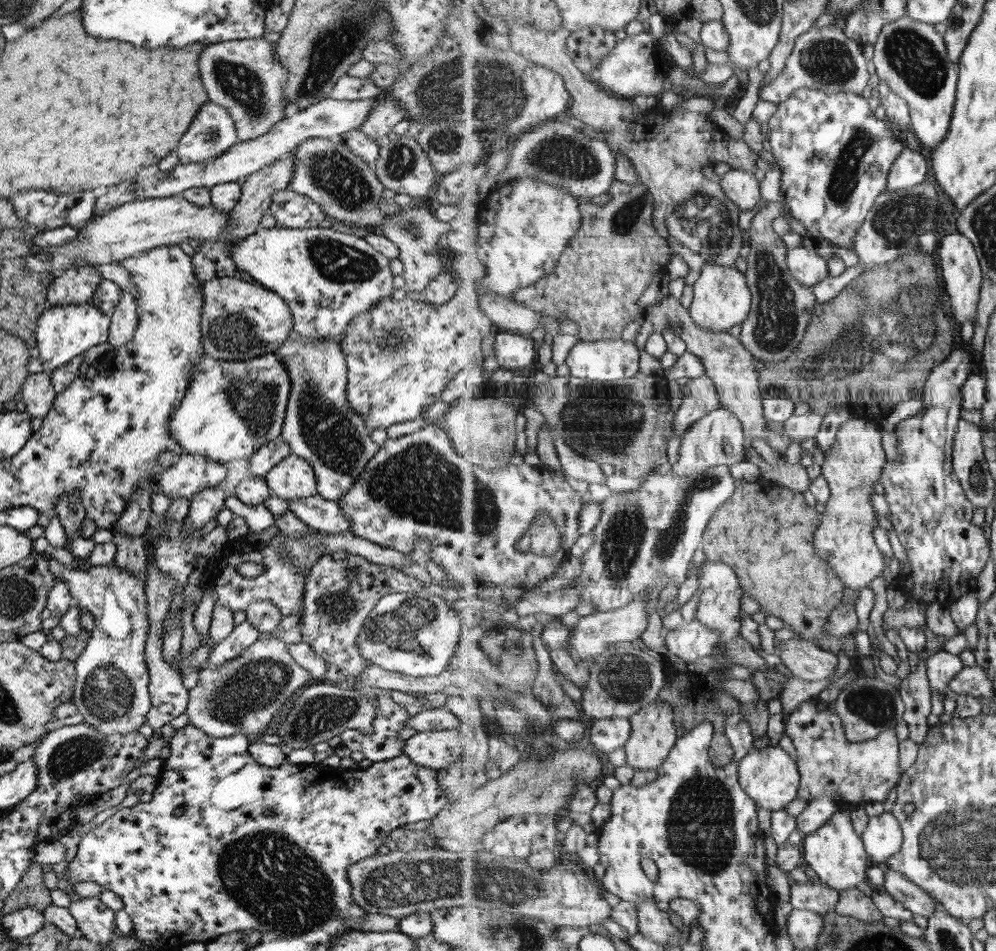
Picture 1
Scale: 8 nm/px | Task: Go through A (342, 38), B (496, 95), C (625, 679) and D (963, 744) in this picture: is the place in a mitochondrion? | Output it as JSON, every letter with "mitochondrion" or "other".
{"A":"mitochondrion","B":"mitochondrion","C":"mitochondrion","D":"other"}

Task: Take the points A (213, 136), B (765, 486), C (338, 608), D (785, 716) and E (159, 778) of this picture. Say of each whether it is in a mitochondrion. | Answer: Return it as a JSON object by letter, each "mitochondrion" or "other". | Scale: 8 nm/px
{"A":"mitochondrion","B":"other","C":"mitochondrion","D":"other","E":"other"}

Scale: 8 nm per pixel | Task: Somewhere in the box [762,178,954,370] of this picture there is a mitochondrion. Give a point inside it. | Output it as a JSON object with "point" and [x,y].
{"point":[896,222]}

